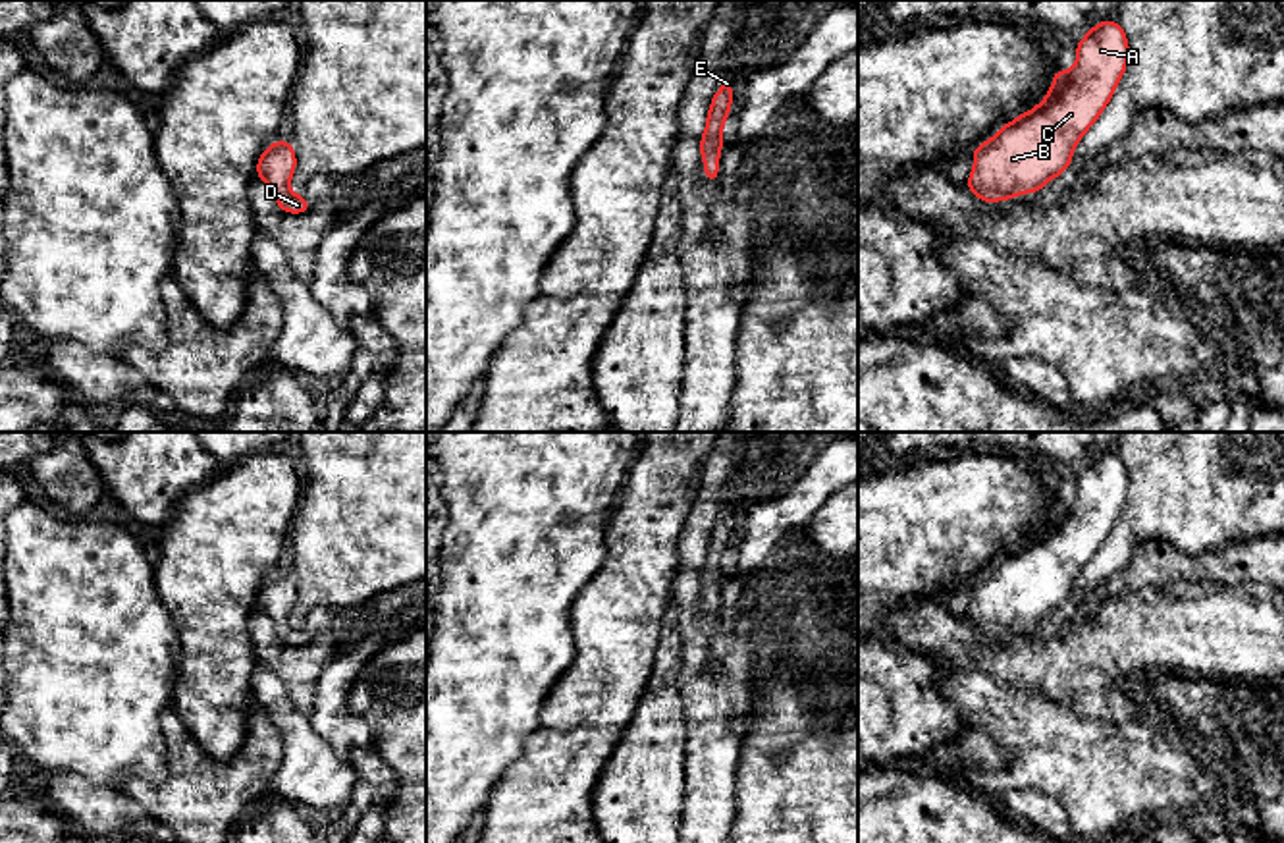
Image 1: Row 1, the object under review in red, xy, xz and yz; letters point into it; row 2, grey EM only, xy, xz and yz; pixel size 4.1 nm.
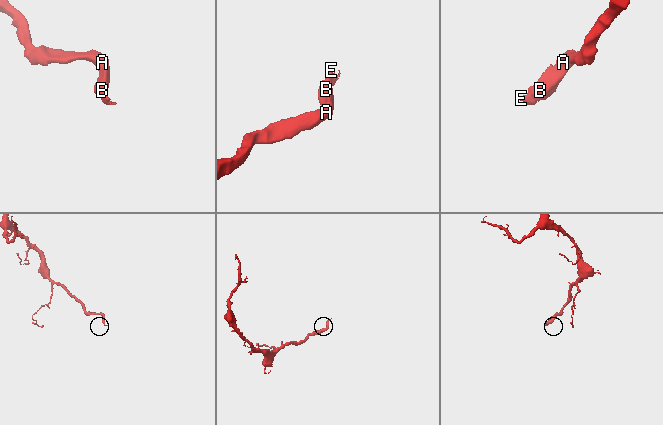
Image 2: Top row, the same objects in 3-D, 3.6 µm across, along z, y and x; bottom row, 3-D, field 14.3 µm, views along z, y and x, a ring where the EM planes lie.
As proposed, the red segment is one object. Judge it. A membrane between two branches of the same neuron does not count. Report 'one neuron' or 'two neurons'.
one neuron

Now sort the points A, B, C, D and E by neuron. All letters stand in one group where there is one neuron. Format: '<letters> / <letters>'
A B C D E

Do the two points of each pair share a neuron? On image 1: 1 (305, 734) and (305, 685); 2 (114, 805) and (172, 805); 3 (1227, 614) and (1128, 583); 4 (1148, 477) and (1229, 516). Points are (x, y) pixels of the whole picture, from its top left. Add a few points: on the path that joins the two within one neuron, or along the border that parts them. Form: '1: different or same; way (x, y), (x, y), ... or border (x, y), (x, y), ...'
1: different; border (278, 678), (290, 701), (307, 716)
2: different; border (122, 788), (149, 815)
3: different; border (1194, 581), (1107, 602)
4: same; way (1167, 477), (1190, 477), (1209, 496)

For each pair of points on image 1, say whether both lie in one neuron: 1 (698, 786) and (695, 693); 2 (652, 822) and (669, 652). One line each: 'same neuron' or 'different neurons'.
1: same neuron
2: same neuron

